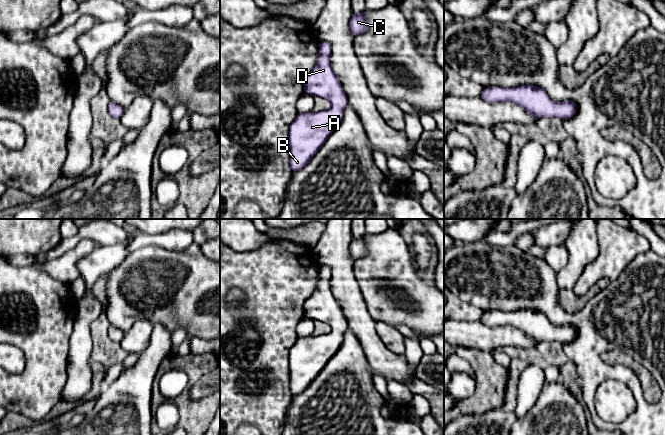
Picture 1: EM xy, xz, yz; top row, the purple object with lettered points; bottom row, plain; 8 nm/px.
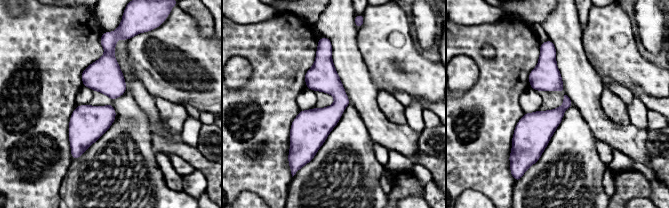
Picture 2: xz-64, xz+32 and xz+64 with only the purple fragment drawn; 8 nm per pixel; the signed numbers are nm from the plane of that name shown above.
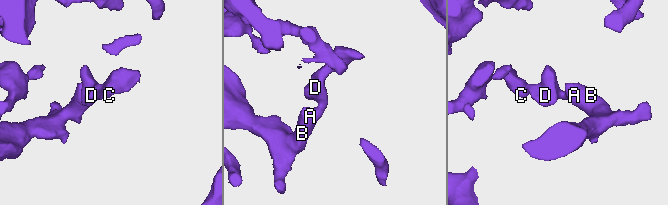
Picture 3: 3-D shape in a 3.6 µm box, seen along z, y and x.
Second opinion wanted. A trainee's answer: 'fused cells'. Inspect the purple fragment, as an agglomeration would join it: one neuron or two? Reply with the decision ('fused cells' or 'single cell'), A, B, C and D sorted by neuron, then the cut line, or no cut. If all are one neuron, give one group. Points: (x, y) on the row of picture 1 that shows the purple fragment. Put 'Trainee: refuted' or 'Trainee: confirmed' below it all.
single cell | A B C D | no cut
Trainee: refuted

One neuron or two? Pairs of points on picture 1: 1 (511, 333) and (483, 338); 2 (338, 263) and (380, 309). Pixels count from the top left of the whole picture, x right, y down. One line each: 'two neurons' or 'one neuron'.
1: one neuron
2: two neurons

